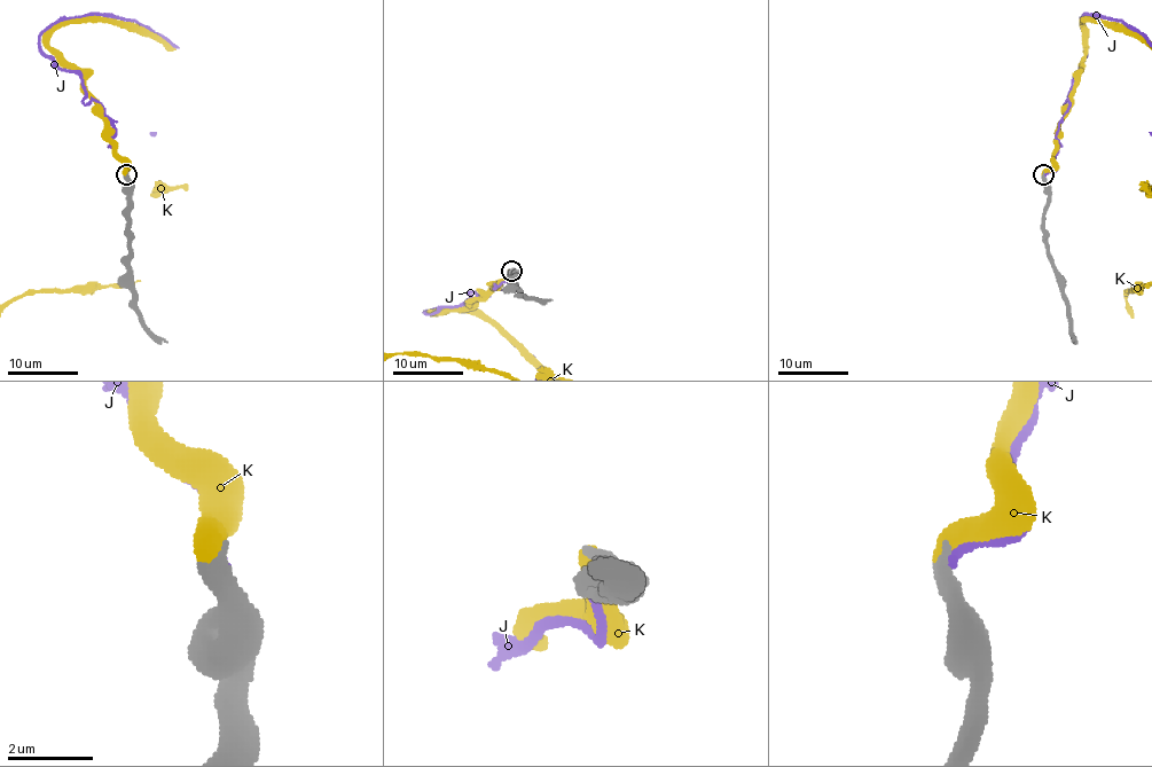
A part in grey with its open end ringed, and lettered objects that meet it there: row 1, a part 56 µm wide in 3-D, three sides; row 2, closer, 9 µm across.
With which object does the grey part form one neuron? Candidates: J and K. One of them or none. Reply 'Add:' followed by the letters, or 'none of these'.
Add: K

